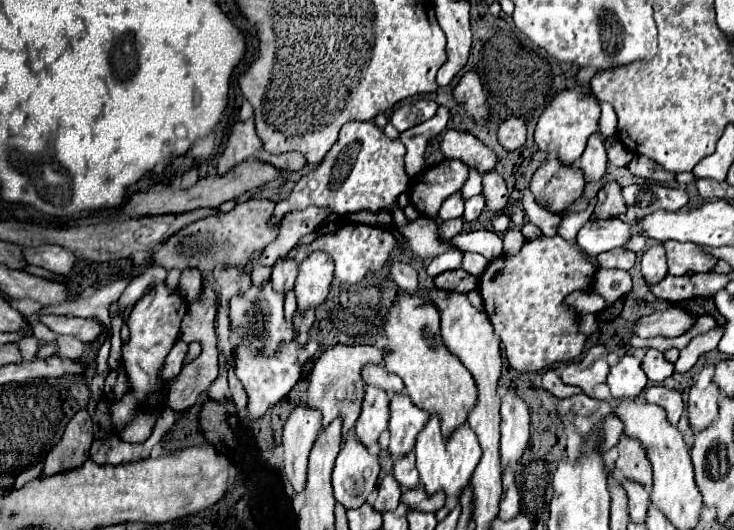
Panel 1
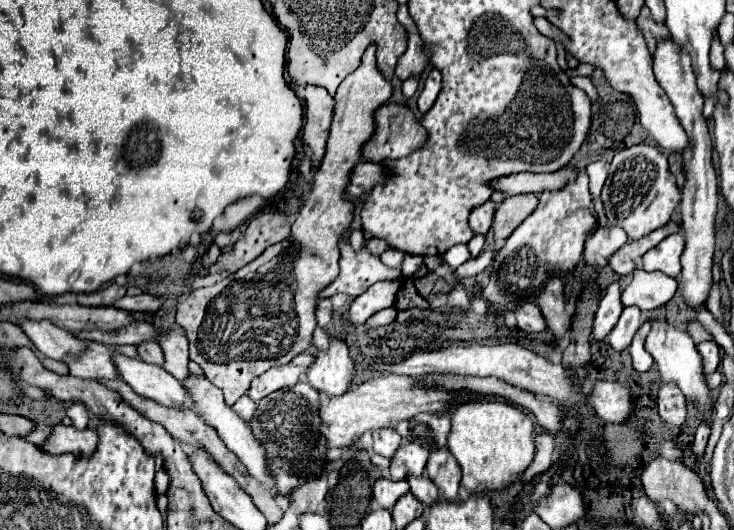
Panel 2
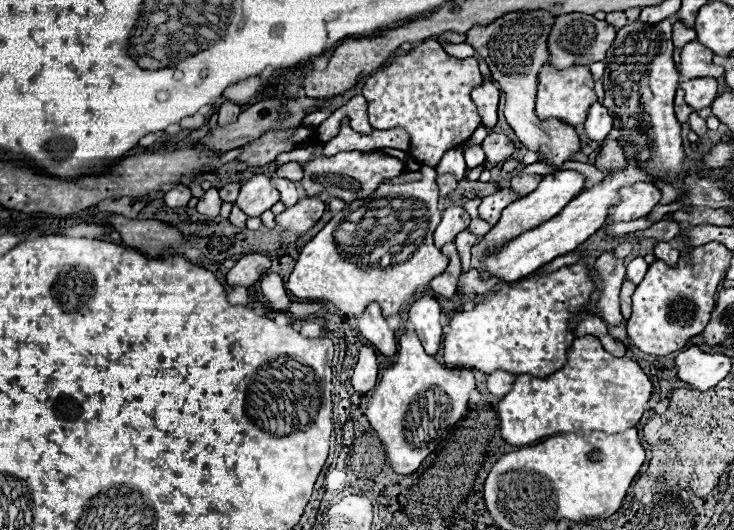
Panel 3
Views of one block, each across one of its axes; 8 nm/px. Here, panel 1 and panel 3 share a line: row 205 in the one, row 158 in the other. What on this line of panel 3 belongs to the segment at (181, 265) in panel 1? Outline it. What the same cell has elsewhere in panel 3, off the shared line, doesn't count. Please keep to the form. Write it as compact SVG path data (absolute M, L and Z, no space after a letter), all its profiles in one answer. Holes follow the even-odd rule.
M294 130L288 132L266 132L260 140L252 140L248 146L244 146L244 152L236 158L240 162L246 162L250 166L264 166L272 162L278 154L290 152L296 144L292 144L288 138Z

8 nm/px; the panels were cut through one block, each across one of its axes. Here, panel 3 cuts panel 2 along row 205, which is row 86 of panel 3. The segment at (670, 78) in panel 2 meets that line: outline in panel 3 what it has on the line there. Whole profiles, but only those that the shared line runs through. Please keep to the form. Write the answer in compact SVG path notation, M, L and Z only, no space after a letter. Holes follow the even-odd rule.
M700 78L700 80L684 80L680 88L686 92L686 104L694 110L708 108L716 98L716 80L714 78Z

